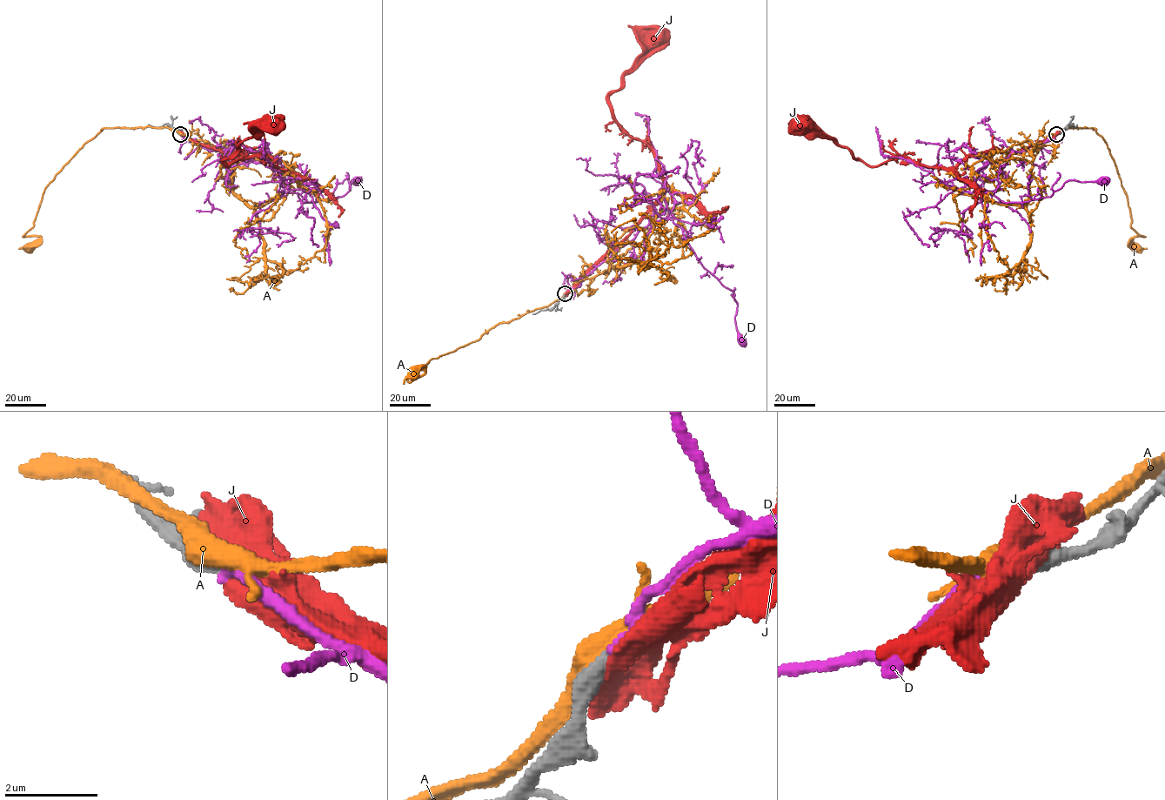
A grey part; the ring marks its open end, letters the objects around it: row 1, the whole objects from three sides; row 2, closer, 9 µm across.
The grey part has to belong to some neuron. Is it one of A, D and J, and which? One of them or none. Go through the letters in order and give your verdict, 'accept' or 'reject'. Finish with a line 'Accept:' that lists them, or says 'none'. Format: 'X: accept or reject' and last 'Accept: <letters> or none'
A: reject
D: accept
J: reject
Accept: D

